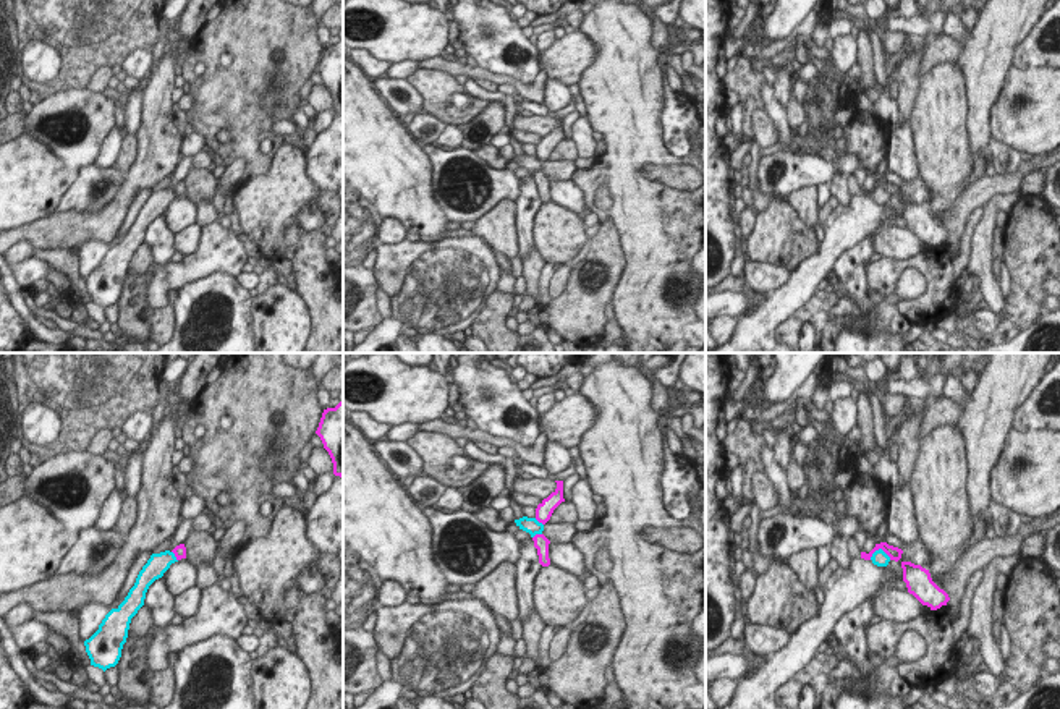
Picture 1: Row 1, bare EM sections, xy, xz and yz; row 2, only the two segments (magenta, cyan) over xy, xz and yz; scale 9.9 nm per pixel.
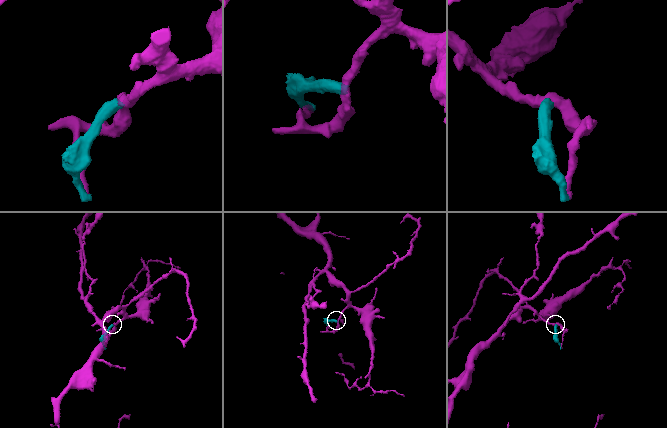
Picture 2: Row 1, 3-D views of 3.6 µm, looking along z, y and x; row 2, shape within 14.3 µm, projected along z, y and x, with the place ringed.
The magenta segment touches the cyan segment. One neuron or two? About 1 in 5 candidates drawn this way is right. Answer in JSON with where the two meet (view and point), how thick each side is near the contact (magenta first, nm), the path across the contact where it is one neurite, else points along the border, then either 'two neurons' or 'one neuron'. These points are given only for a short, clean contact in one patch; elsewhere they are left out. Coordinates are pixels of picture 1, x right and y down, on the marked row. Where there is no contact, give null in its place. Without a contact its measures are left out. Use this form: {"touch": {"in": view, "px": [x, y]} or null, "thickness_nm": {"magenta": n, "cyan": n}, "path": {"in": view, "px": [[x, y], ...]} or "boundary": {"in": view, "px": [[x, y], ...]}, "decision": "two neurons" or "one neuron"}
{"touch": {"in": "yz", "px": [881, 547]}, "thickness_nm": {"magenta": 130, "cyan": 160}, "decision": "two neurons"}

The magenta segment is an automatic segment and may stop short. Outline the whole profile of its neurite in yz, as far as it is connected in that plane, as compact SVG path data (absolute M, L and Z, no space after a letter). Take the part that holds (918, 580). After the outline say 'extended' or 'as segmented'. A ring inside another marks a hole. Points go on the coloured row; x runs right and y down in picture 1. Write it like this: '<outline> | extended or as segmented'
M901 562L901 568L908 592L913 594L922 605L927 605L931 610L947 605L950 597L932 581L929 570L911 562Z | as segmented

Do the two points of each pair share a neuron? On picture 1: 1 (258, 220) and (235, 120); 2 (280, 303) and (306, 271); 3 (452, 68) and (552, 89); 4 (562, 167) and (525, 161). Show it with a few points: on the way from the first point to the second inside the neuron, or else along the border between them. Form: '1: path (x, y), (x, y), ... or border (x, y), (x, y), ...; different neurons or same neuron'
1: border (275, 152), (264, 174), (248, 177), (241, 183); different neurons
2: border (295, 292), (306, 306), (309, 327); different neurons
3: border (546, 78), (541, 106); different neurons
4: path (552, 167), (534, 164); same neuron

